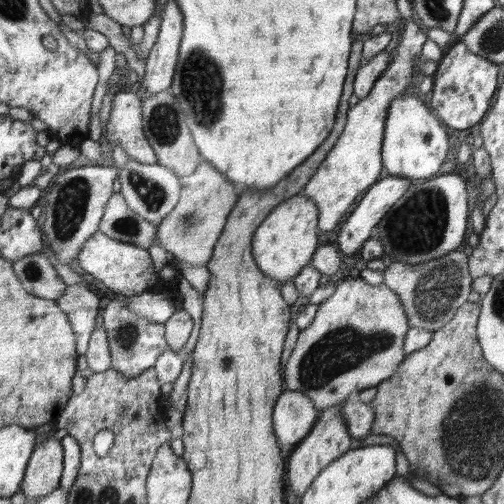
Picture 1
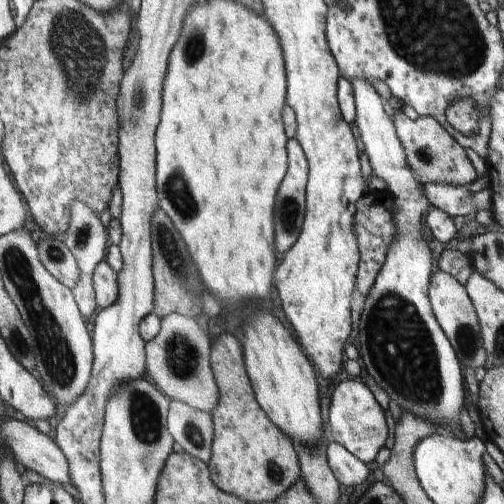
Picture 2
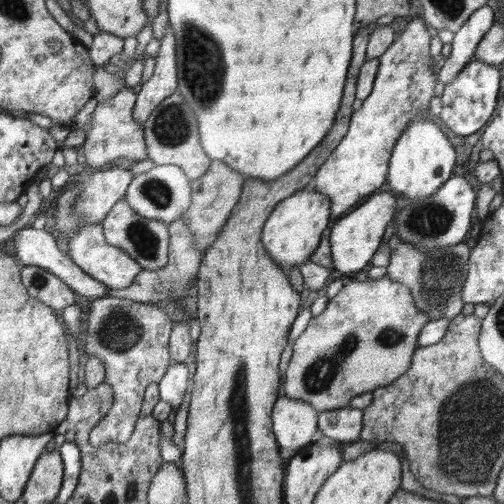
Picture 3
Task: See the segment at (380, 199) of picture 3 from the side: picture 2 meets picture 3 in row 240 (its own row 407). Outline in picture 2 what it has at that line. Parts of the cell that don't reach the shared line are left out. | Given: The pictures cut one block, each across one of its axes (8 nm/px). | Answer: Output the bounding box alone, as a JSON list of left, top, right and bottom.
[327,378,387,464]

